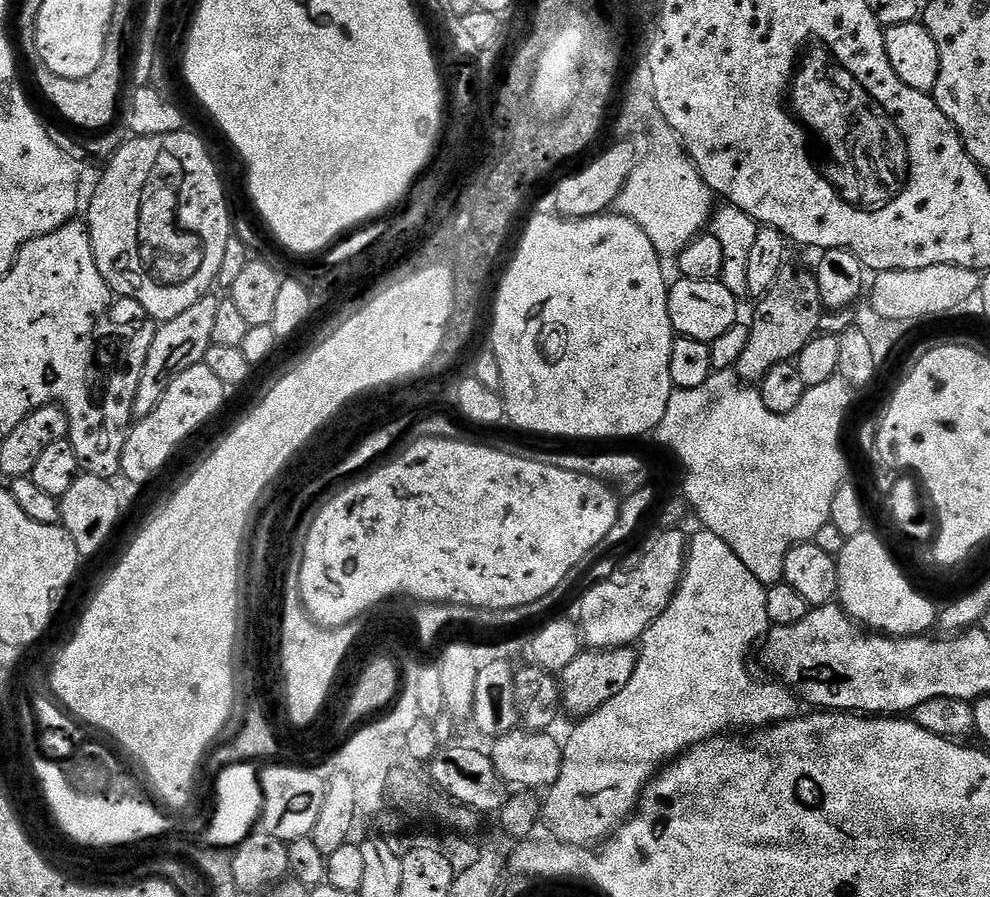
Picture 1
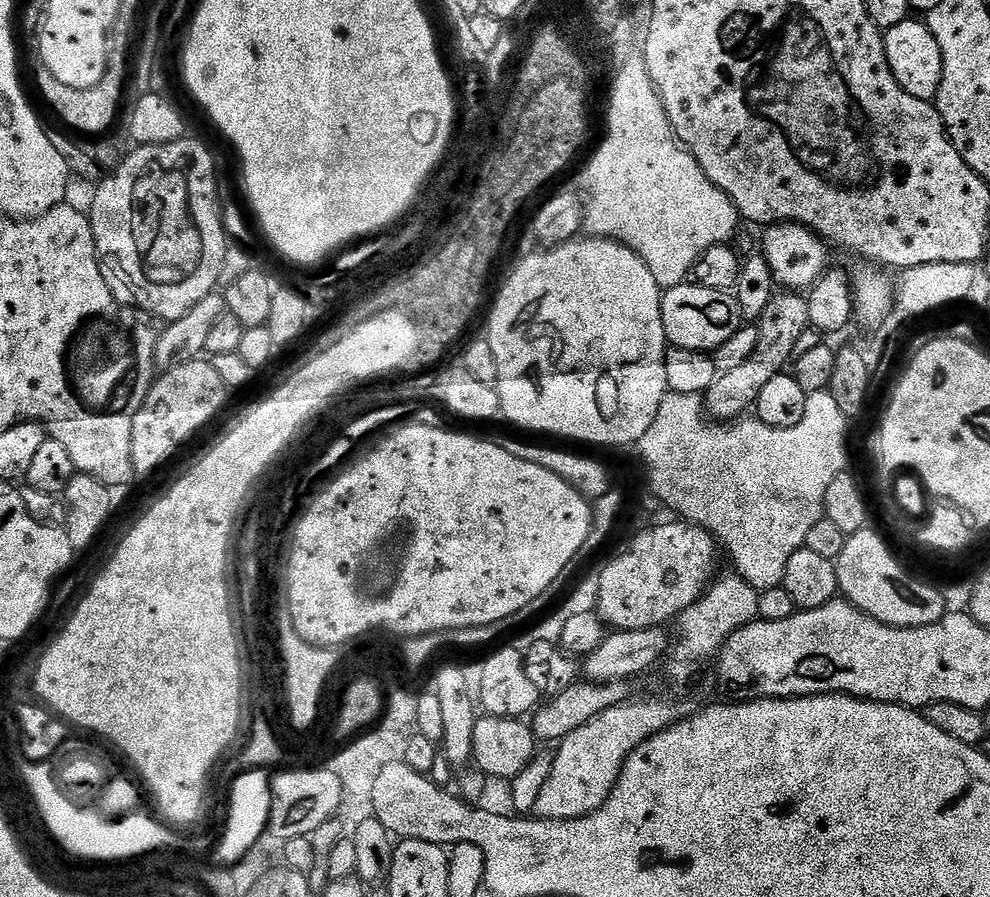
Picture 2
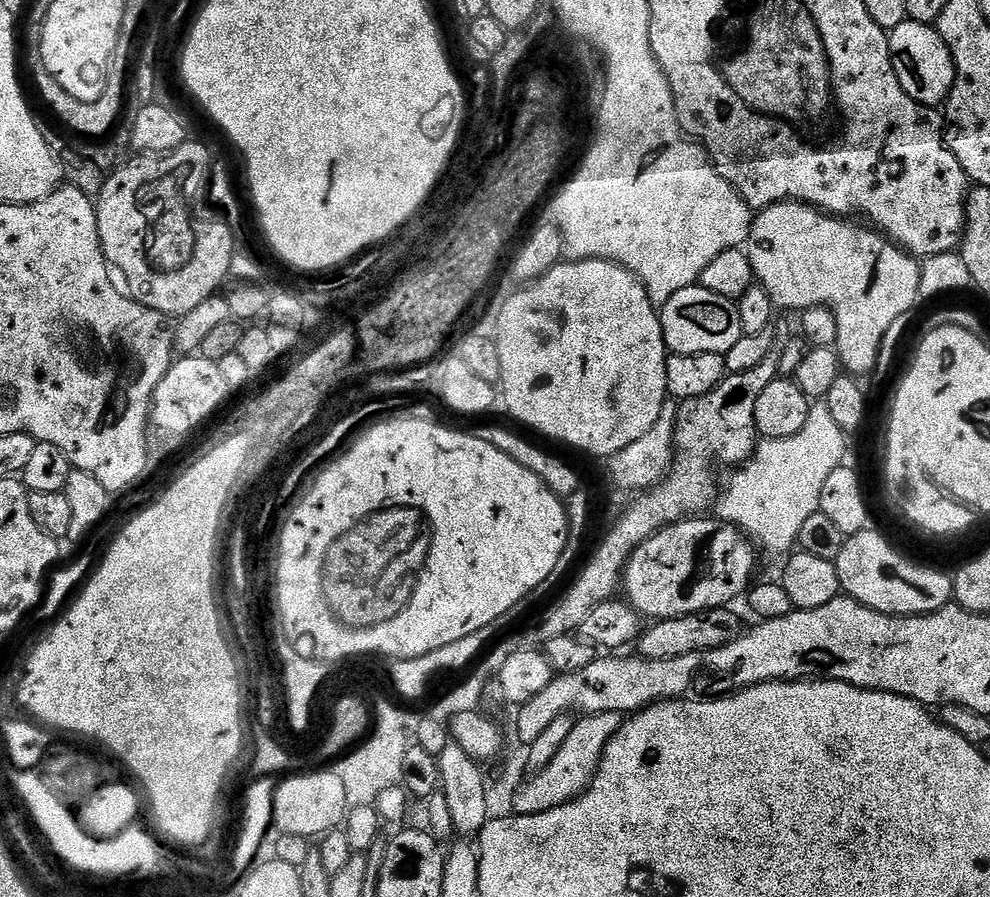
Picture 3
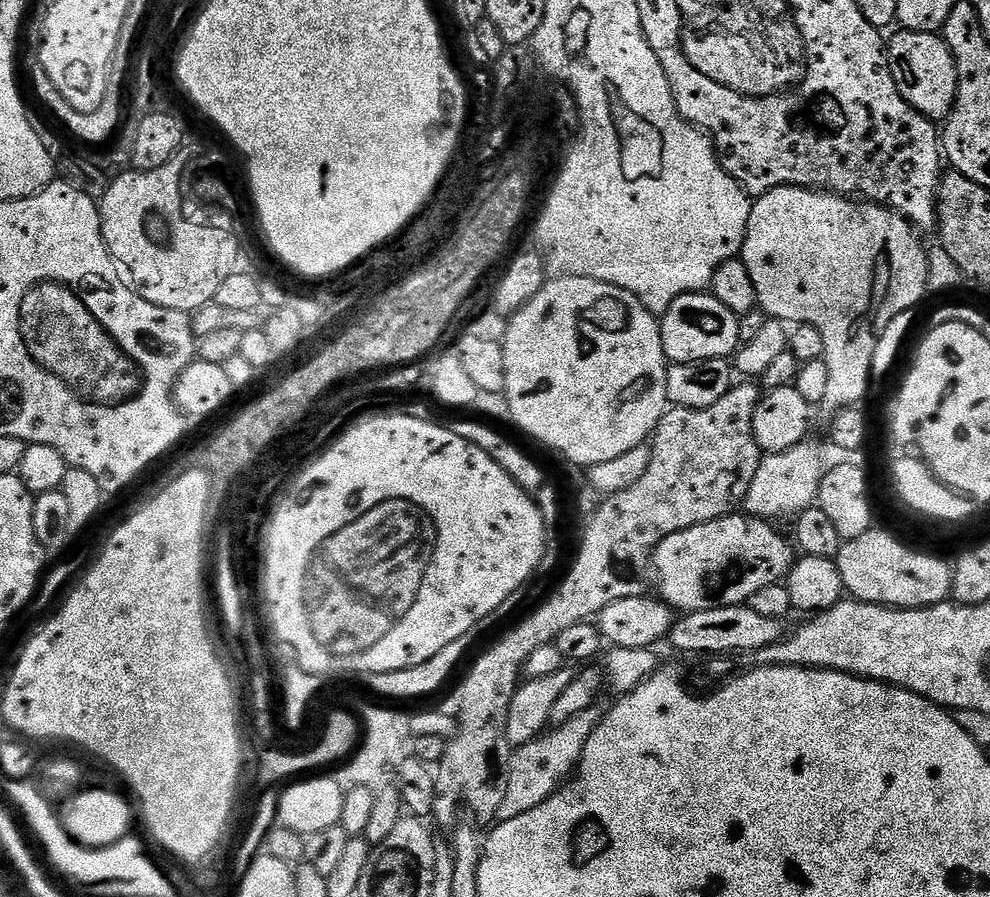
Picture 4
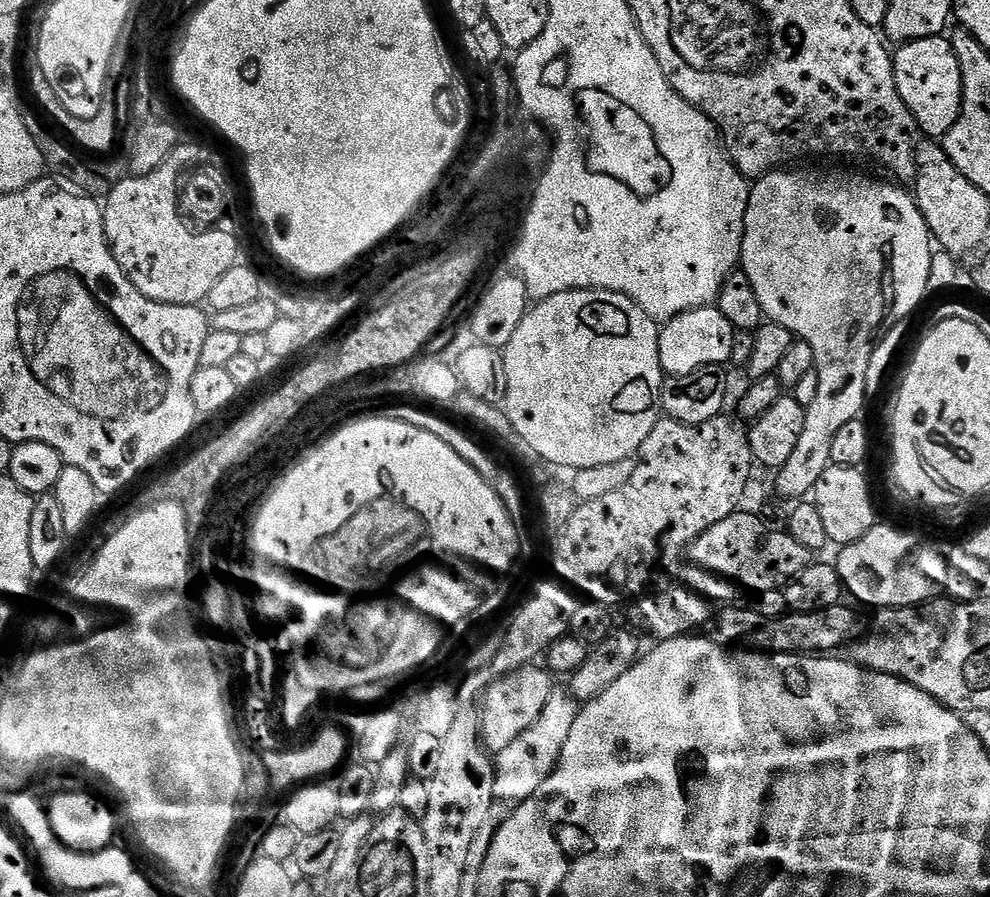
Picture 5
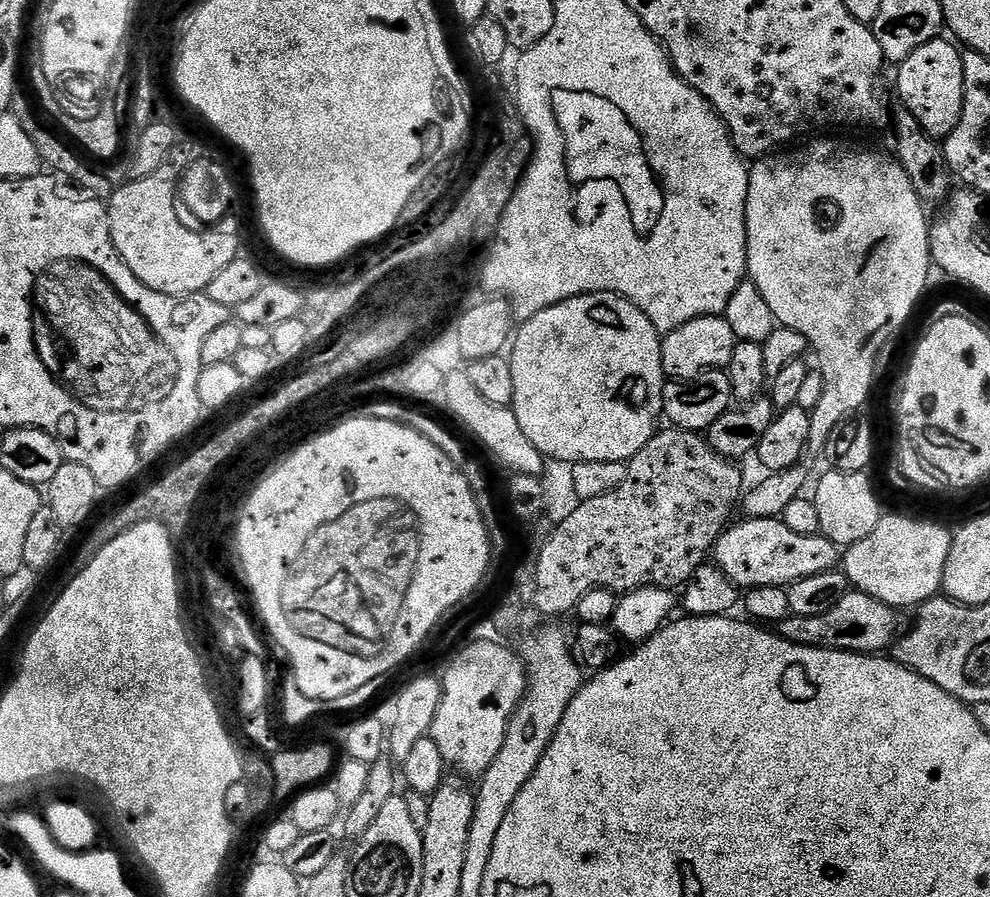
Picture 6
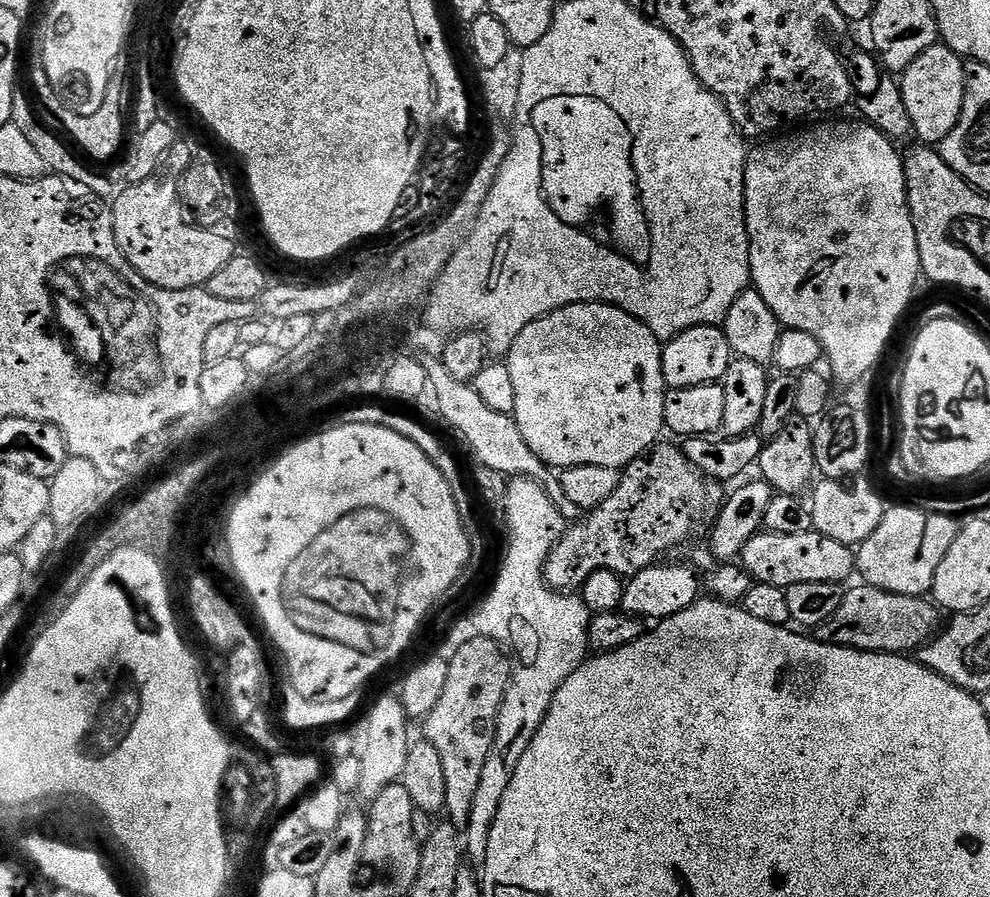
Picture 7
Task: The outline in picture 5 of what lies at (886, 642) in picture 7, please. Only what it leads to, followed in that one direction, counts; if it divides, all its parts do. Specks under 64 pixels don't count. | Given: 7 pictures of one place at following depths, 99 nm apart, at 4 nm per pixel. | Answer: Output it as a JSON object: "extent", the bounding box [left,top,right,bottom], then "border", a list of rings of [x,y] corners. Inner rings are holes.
{"extent":[716,602,866,654],"border":[[[841,602],[830,606],[826,610],[814,610],[813,612],[794,612],[789,611],[786,616],[778,618],[768,618],[765,615],[758,614],[756,609],[748,606],[748,608],[726,608],[716,616],[716,628],[718,630],[717,637],[728,644],[743,644],[752,647],[757,651],[786,653],[799,652],[801,654],[832,654],[845,644],[851,646],[861,639],[866,632],[866,624],[860,621],[860,616],[852,608],[847,608],[847,603]]]}

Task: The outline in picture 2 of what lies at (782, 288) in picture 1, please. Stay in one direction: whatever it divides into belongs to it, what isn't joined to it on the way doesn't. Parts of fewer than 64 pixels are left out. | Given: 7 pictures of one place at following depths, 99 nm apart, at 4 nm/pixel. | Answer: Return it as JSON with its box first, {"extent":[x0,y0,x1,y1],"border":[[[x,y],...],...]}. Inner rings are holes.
{"extent":[703,290,810,422],"border":[[[796,290],[777,291],[776,297],[766,306],[762,318],[758,321],[760,337],[758,347],[750,358],[742,366],[735,370],[722,372],[717,375],[716,381],[709,386],[708,391],[703,395],[706,411],[713,421],[731,422],[739,420],[745,415],[744,412],[755,405],[758,394],[766,387],[770,378],[781,375],[784,368],[793,363],[792,355],[798,338],[810,327],[810,306],[807,295]]]}

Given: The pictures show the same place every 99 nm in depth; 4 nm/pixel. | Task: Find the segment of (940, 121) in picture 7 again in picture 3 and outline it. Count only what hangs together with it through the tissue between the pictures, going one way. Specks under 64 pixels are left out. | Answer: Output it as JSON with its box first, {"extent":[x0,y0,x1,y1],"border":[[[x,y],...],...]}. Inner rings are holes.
{"extent":[888,20,956,108],"border":[[[904,20],[902,26],[888,32],[890,58],[894,66],[894,74],[898,74],[898,82],[902,82],[902,90],[914,102],[936,108],[947,101],[948,95],[956,81],[954,58],[931,24],[923,24],[917,20]]]}

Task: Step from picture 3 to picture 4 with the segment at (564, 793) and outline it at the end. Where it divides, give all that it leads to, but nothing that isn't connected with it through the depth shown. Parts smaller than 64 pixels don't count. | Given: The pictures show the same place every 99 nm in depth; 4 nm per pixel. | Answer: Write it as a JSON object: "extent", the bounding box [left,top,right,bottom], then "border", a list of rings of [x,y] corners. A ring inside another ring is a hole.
{"extent":[499,706,601,819],"border":[[[593,706],[570,718],[570,722],[557,724],[551,730],[531,740],[529,744],[515,749],[510,762],[510,782],[506,782],[506,798],[502,798],[499,819],[518,818],[518,814],[526,814],[526,810],[534,810],[546,798],[559,792],[562,785],[575,773],[582,750],[586,750],[586,742],[590,742],[590,734],[600,725],[601,709]]]}

